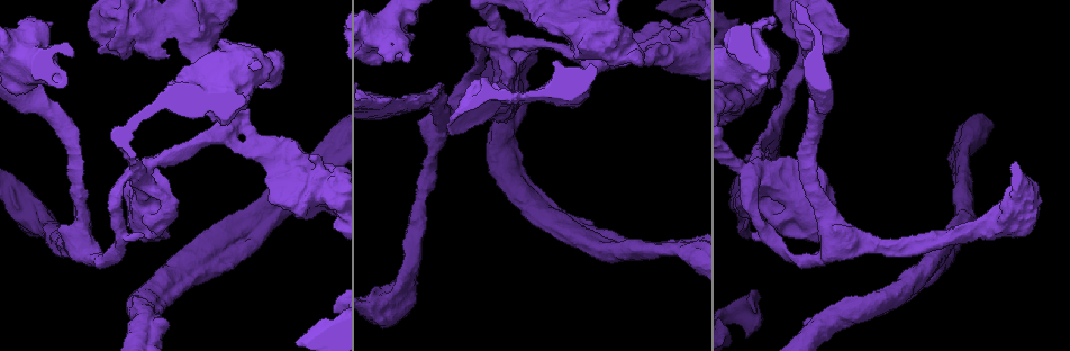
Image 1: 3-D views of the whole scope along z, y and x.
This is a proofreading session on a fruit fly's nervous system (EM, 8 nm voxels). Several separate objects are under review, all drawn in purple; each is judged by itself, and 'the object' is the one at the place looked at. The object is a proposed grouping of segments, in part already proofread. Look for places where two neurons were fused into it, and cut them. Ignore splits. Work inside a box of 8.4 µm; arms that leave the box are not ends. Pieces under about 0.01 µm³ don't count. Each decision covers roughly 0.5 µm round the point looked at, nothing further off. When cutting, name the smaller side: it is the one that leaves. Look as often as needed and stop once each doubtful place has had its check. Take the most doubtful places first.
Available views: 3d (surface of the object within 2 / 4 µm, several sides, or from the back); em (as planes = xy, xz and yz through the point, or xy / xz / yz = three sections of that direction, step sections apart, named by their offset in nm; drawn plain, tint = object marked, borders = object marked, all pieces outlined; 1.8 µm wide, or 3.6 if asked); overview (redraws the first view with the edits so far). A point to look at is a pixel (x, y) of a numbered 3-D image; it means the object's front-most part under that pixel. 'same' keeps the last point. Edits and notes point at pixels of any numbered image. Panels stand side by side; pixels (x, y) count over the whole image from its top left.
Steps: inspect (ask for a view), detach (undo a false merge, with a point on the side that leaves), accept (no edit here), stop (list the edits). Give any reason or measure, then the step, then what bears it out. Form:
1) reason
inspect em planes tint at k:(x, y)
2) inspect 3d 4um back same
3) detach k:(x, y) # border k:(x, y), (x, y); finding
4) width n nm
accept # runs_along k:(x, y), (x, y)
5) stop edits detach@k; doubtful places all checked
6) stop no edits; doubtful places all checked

four or more arms meet
inspect em planes tint at 1:(495, 34)

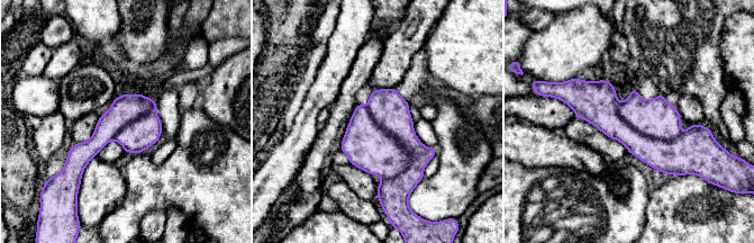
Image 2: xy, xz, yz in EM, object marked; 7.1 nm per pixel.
accept # all the same neuron

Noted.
touches itself
inspect em yz step 4 tint at 1:(806, 27)

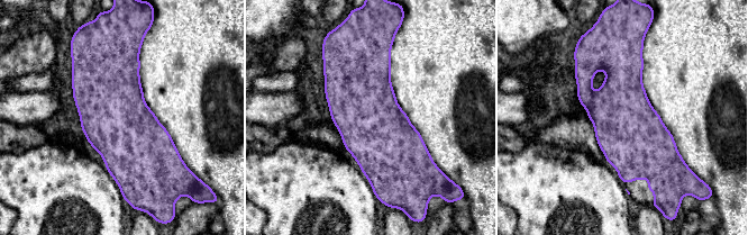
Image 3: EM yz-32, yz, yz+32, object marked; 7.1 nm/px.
inspect em xz step 4 tint same

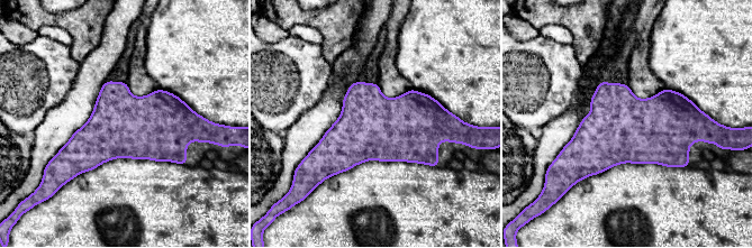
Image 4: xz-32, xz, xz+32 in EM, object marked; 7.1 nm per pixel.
accept # all the same neuron

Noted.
four arms meet
inspect em planes tint at 1:(239, 231)

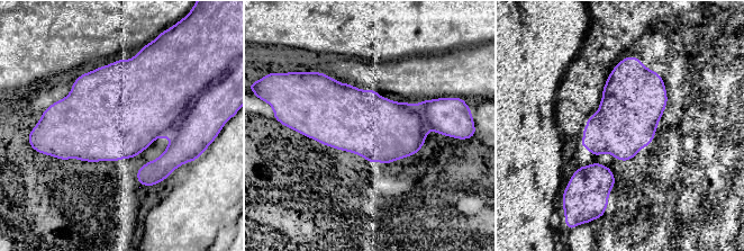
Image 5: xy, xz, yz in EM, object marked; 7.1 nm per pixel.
width 440 nm
accept # all the same neuron

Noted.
four-way junction
inspect em planes tint at 1:(584, 61)

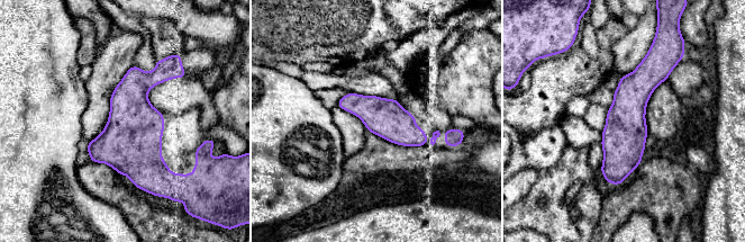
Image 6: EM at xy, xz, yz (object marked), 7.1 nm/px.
accept # continuous, no second neuron

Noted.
stop no edits; doubtful places all checked

